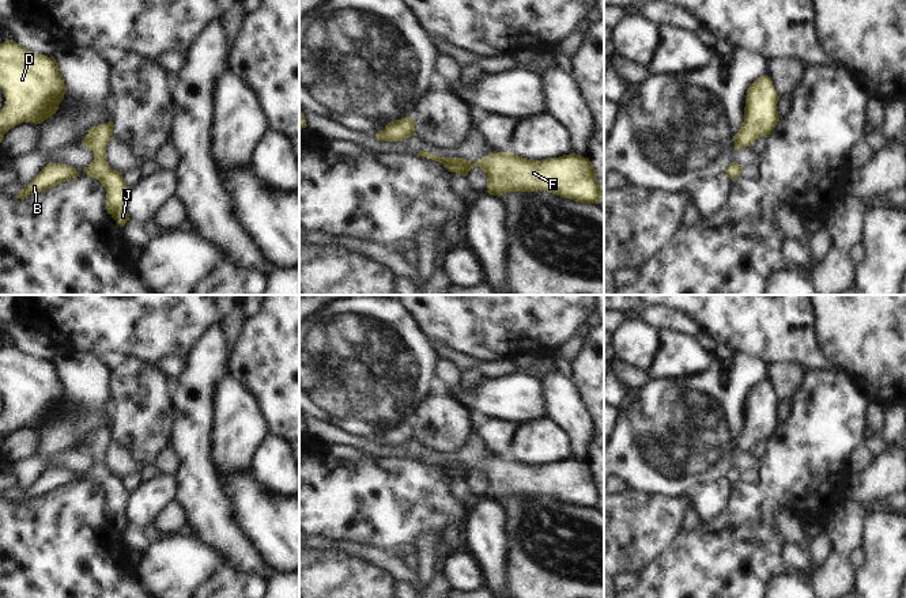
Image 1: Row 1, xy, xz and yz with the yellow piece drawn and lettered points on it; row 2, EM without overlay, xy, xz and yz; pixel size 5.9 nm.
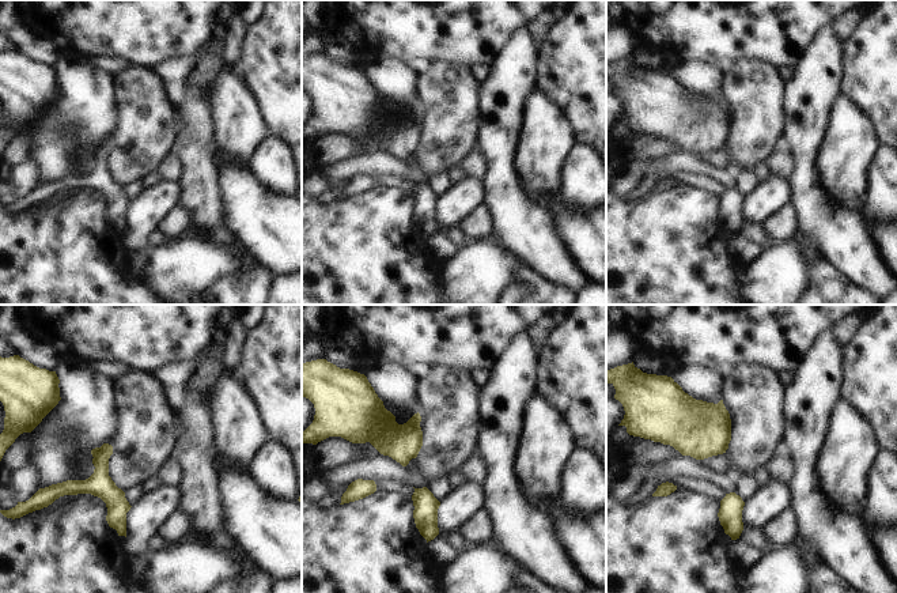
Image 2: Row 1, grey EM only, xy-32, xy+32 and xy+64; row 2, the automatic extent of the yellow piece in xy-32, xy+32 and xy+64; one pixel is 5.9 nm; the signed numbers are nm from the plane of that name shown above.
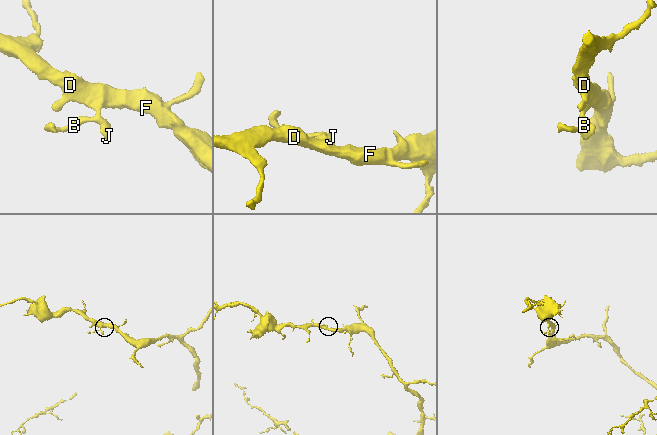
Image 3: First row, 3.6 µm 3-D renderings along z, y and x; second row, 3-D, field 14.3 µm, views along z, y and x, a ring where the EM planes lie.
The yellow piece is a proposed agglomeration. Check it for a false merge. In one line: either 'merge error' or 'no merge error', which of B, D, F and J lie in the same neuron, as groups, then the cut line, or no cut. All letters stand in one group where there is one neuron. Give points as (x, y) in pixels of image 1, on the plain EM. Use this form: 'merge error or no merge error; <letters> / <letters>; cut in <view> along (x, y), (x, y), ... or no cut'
no merge error; B D F J; no cut

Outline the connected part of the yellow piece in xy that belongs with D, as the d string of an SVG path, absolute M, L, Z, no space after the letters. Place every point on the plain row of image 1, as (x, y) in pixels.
M14 344L0 348L0 391L5 401L0 415L0 447L15 429L37 429L50 423L67 395L53 360L30 356Z

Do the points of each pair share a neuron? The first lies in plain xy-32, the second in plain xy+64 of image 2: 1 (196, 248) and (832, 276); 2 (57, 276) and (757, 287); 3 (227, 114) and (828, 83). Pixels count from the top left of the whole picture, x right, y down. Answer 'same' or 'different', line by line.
1: different
2: different
3: different

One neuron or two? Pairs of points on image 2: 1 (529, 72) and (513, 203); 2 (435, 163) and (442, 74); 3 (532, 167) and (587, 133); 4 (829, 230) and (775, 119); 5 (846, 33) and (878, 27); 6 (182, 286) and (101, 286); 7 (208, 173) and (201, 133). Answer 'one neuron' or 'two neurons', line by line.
1: one neuron
2: one neuron
3: two neurons
4: two neurons
5: two neurons
6: two neurons
7: one neuron

